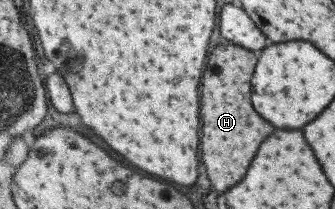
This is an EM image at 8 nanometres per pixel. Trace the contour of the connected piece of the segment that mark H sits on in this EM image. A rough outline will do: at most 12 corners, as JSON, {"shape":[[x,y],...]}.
{"shape":[[218,45],[200,81],[210,185],[242,179],[274,127],[250,105],[254,53]]}

